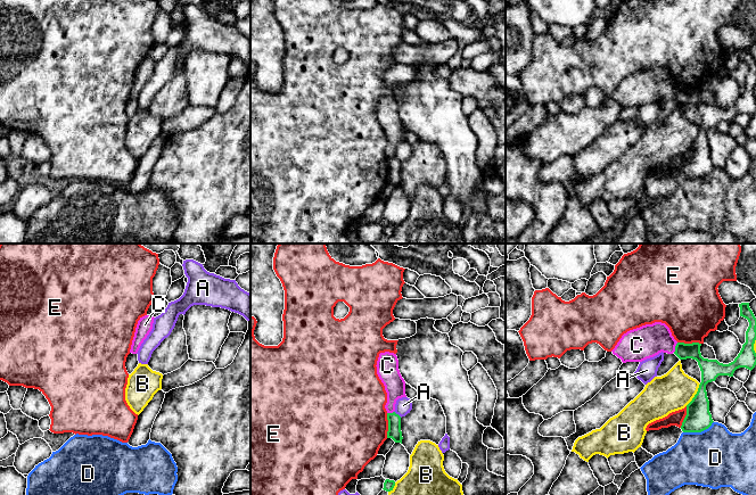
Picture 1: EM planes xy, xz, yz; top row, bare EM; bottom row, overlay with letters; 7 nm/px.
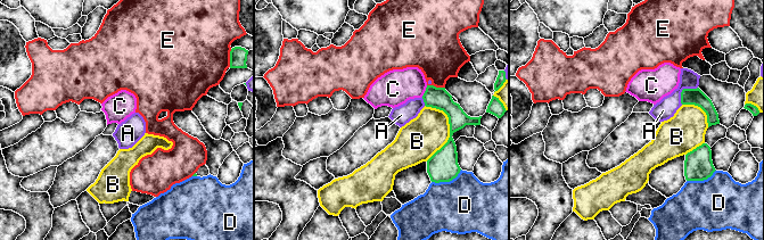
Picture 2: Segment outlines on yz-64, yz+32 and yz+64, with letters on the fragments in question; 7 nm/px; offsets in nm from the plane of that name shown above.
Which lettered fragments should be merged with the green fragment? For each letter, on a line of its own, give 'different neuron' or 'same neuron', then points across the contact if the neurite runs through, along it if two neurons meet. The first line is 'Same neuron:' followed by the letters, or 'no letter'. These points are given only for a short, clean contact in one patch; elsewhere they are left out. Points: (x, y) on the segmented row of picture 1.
Same neuron: no letter
A: different neuron
B: different neuron
C: different neuron; border yz (678, 343), (673, 352)
D: different neuron
E: different neuron

